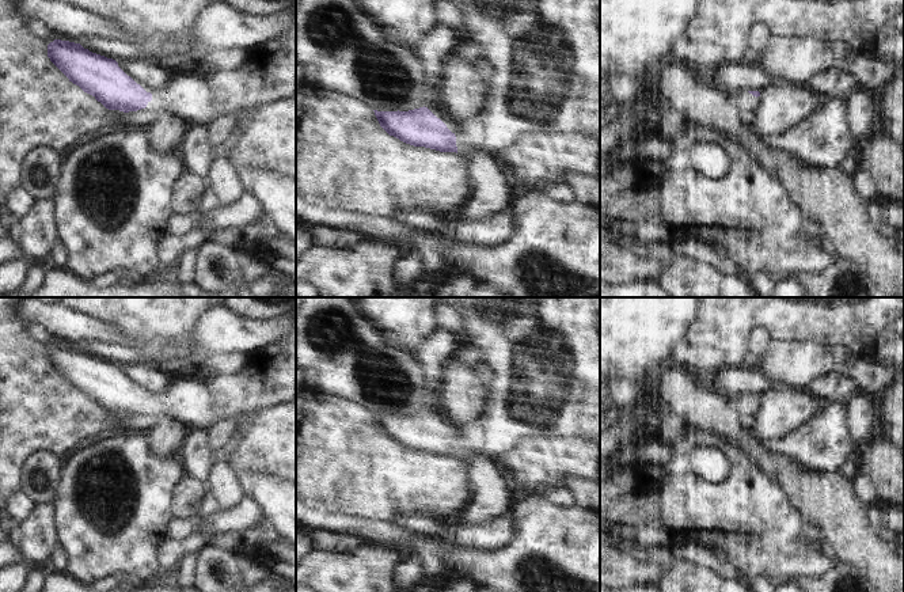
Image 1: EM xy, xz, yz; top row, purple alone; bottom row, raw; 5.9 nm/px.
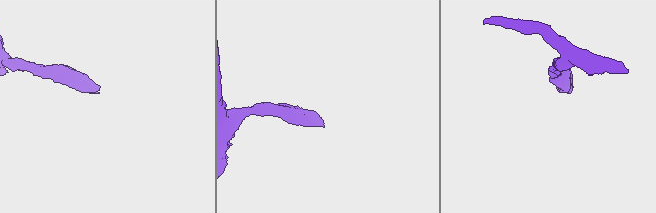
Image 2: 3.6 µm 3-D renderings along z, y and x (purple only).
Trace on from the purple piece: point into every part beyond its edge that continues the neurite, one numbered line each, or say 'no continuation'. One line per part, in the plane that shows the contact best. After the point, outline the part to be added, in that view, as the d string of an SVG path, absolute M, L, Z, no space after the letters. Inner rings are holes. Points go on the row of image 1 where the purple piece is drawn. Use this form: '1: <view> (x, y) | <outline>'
1: xz (544, 54) | M448 0L463 14L463 30L460 33L466 50L491 64L493 73L486 81L483 107L471 118L457 122L457 153L466 151L489 152L498 155L517 137L525 133L581 133L600 138L600 30L595 23L595 12L600 8L600 0Z

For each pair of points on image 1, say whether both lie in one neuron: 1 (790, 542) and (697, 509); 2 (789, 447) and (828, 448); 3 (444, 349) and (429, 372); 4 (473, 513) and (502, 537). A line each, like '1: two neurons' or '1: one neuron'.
1: one neuron
2: one neuron
3: one neuron
4: two neurons

